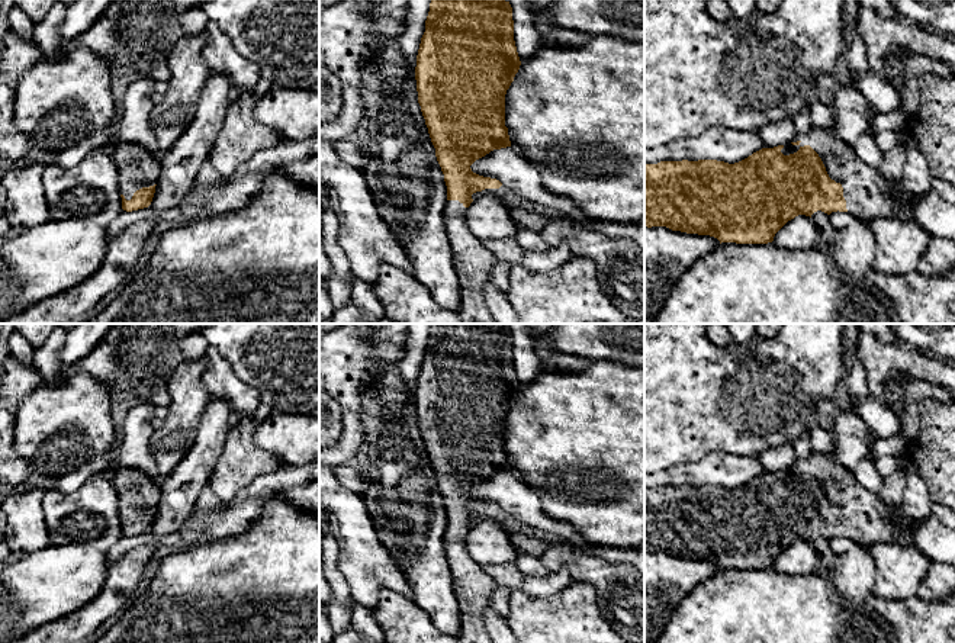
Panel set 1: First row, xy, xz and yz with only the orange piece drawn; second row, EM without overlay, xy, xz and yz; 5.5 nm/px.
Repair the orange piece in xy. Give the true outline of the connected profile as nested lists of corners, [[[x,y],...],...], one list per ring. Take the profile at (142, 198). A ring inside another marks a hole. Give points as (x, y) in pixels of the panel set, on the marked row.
[[[118,141],[112,160],[119,174],[122,209],[148,208],[161,173],[160,158],[141,145]]]

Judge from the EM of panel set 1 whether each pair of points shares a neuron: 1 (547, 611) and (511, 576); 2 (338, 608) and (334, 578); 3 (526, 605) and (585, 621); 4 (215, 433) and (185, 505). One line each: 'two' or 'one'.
1: two
2: one
3: one
4: one

